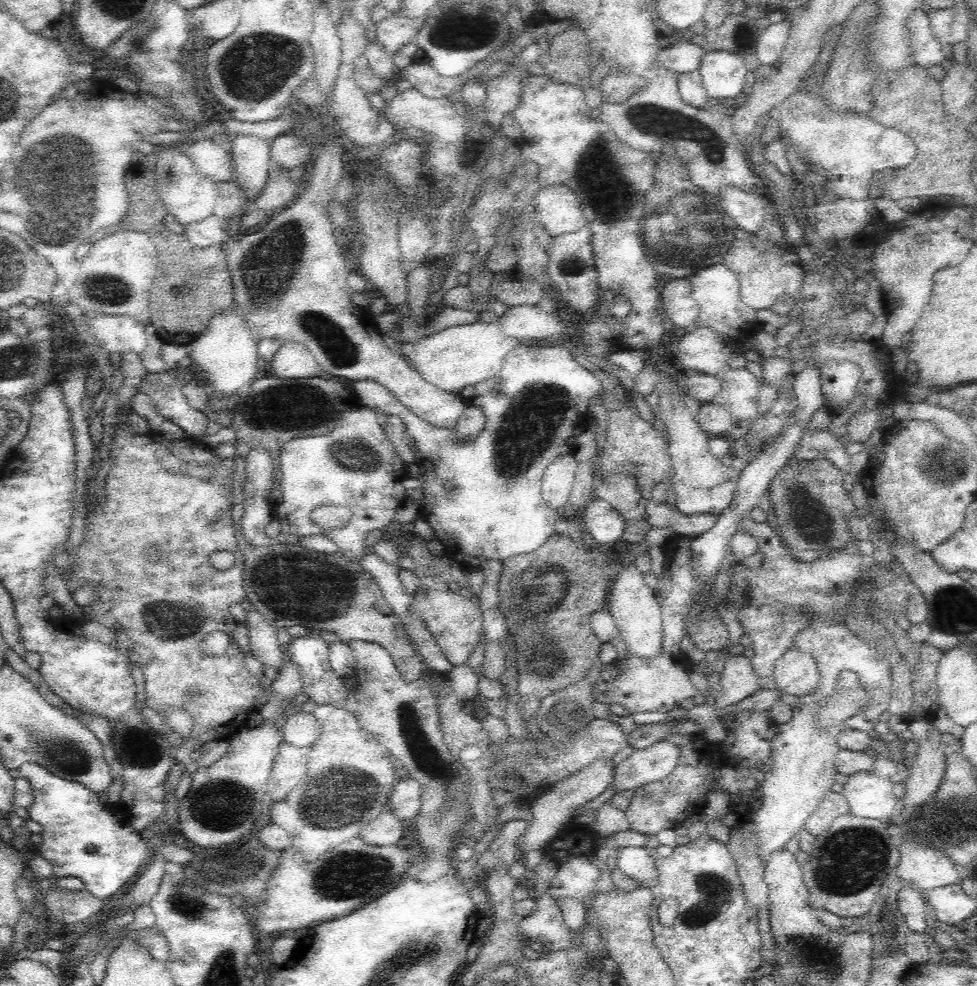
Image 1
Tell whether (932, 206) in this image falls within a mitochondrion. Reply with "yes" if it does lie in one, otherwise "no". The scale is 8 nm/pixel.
no

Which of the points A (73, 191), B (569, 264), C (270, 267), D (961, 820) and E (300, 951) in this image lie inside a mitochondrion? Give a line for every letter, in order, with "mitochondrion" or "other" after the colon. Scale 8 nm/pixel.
A: mitochondrion
B: mitochondrion
C: mitochondrion
D: mitochondrion
E: other

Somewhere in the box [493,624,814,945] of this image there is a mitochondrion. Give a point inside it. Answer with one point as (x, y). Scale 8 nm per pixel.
(711, 888)

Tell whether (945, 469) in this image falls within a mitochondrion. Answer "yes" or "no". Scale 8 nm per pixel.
yes

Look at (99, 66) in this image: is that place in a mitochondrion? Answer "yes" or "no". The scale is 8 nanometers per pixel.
no

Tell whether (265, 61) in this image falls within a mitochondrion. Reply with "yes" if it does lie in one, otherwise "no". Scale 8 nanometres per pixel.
yes

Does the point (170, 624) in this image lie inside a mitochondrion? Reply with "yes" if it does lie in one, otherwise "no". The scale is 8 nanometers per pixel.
yes

